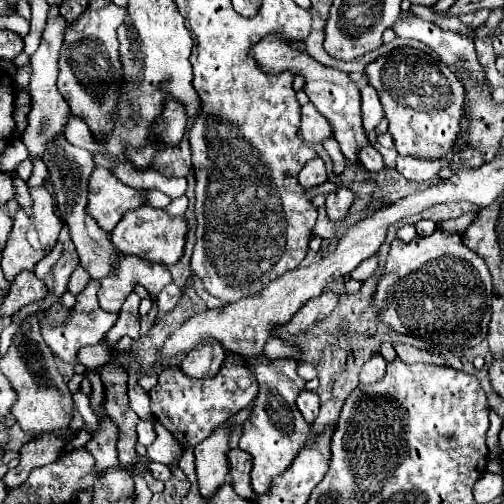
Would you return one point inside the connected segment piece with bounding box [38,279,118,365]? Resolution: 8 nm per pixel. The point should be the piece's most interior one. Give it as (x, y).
(87, 323)

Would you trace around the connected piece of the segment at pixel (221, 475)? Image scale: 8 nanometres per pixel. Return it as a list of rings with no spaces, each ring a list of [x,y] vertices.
[[[224,423],[220,429],[216,429],[216,433],[194,447],[198,491],[206,501],[210,501],[212,495],[226,483],[228,433],[228,423]]]

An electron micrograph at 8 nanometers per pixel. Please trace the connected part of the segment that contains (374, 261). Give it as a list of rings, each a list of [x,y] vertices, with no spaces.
[[[378,255],[368,257],[366,261],[362,261],[362,263],[350,273],[350,277],[352,277],[352,279],[358,279],[358,281],[364,281],[364,279],[368,279],[368,277],[374,275],[376,267],[378,267]]]

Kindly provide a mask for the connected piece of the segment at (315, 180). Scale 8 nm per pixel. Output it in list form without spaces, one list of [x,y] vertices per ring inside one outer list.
[[[320,157],[308,161],[308,163],[302,167],[302,171],[298,173],[298,183],[300,183],[304,189],[322,185],[326,179],[328,179],[326,167],[324,167],[324,163],[322,163]]]

